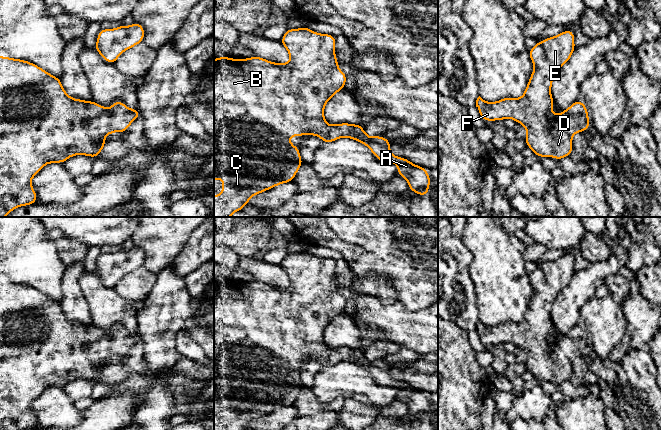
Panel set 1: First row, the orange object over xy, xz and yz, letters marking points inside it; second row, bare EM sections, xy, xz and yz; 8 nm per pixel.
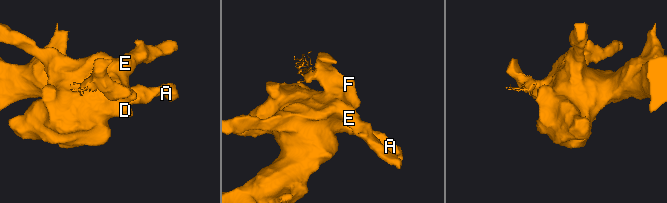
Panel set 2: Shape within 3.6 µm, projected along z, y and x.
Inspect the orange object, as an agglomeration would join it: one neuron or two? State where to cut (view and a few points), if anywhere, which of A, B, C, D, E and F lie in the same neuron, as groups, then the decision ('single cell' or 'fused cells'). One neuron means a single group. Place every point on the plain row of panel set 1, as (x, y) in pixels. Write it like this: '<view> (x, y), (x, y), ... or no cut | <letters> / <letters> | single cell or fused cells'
no cut | A B C D E F | single cell

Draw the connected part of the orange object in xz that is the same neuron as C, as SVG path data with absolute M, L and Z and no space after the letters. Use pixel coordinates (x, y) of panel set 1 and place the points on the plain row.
M302 251L298 253L287 253L283 259L281 265L290 279L289 287L274 287L268 285L262 281L254 280L247 283L231 283L227 280L214 283L214 404L225 403L222 406L222 418L214 419L214 430L245 430L248 429L249 423L257 418L265 416L270 412L278 410L283 407L293 406L296 397L303 388L299 377L299 371L294 370L289 365L291 360L302 359L315 359L322 363L323 367L331 367L342 361L348 361L350 363L359 365L366 369L374 380L385 387L395 387L398 390L398 400L405 402L408 405L409 414L415 416L417 420L429 420L428 413L430 412L430 400L427 393L411 387L409 384L403 381L398 381L390 376L390 364L383 360L368 360L363 353L362 349L340 347L335 349L329 349L324 342L324 331L326 327L340 314L345 312L347 300L338 292L338 284L335 280L335 267L336 262L331 258L320 258L310 254L308 251Z

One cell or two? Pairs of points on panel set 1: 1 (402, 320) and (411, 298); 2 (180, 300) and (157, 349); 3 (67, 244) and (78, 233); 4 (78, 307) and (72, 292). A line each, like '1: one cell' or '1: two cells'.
1: two cells
2: one cell
3: two cells
4: one cell

